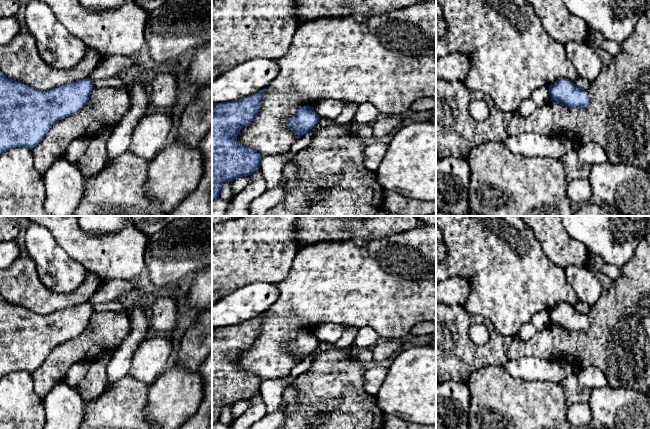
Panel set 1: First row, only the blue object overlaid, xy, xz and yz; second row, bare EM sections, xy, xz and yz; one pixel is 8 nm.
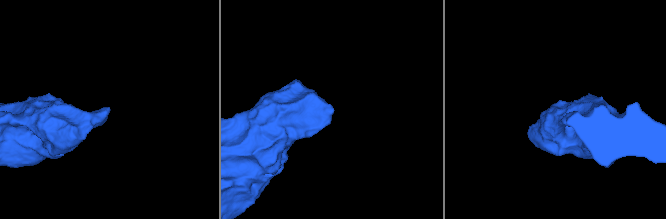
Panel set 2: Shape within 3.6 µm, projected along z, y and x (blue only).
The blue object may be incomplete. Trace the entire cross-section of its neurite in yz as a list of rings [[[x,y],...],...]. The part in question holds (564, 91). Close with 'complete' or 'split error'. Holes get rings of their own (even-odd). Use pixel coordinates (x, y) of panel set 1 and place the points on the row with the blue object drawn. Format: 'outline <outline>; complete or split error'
outline [[[561,78],[549,85],[550,100],[568,107],[586,108],[590,97],[586,90],[578,88],[571,80]]]; complete

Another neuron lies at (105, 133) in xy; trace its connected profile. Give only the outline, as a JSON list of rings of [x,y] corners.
[[[105,127],[95,133],[94,136],[96,136],[97,138],[101,138],[105,143],[107,143],[111,137],[112,132],[112,127]]]

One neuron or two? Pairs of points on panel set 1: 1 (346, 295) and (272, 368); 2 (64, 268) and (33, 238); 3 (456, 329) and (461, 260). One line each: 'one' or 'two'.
1: one
2: one
3: two

